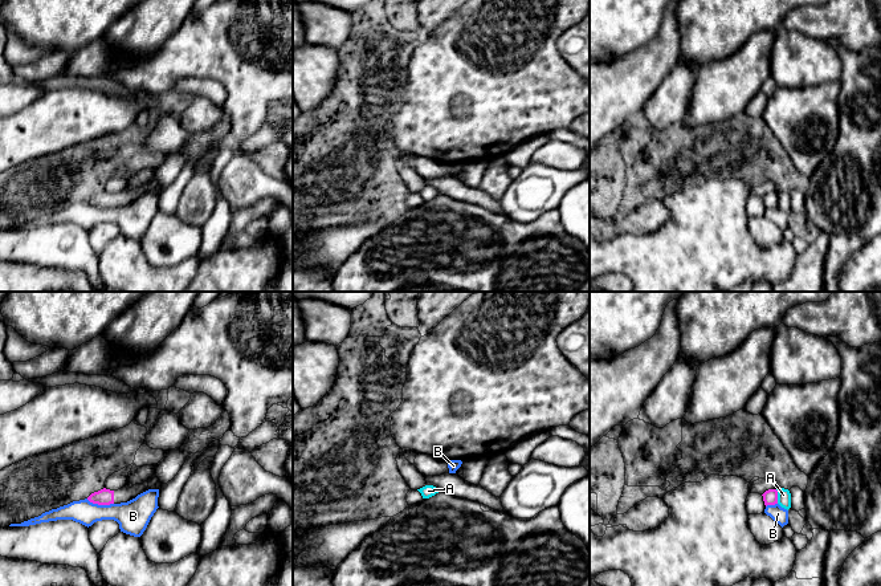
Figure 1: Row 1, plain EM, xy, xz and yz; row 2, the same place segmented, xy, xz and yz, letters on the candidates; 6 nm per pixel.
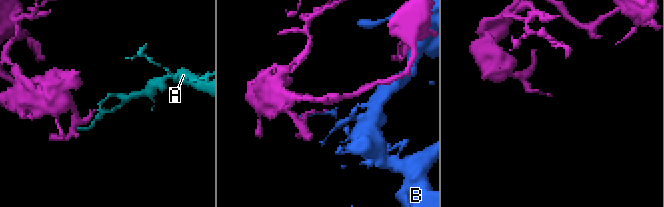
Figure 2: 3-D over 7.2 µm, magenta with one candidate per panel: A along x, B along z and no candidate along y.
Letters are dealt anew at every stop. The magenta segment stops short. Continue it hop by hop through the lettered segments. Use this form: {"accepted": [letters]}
{"accepted": []}

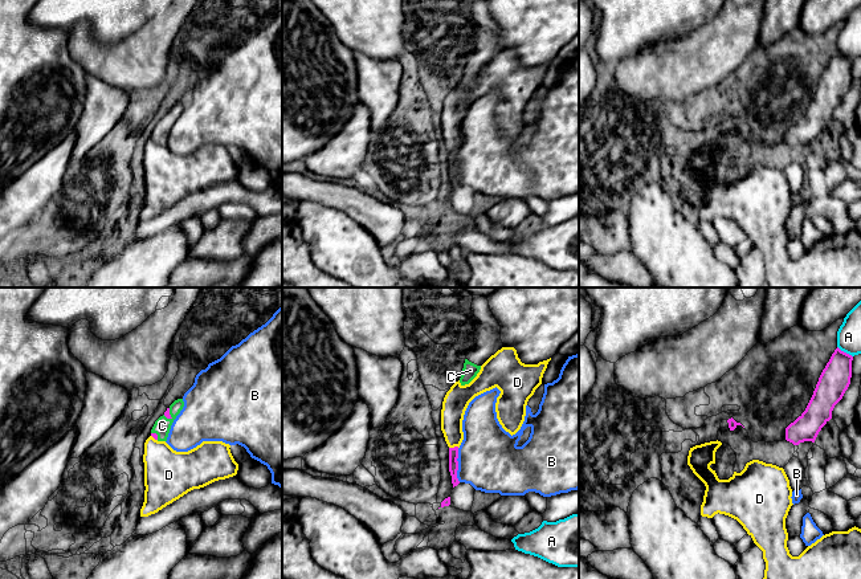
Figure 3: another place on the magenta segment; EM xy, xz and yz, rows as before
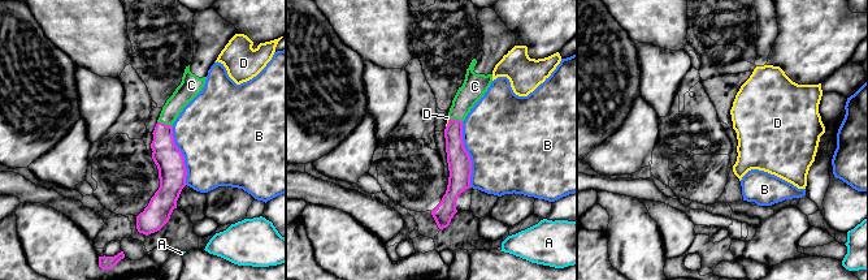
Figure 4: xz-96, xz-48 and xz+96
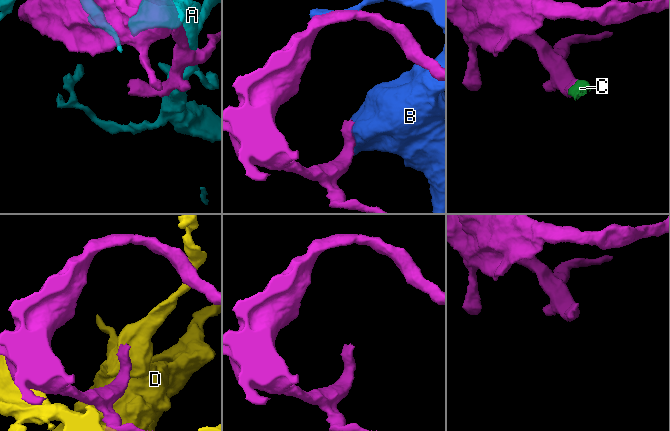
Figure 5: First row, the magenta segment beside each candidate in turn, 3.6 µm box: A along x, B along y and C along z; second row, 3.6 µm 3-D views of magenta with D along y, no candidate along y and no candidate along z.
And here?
{"accepted": ["C"]}

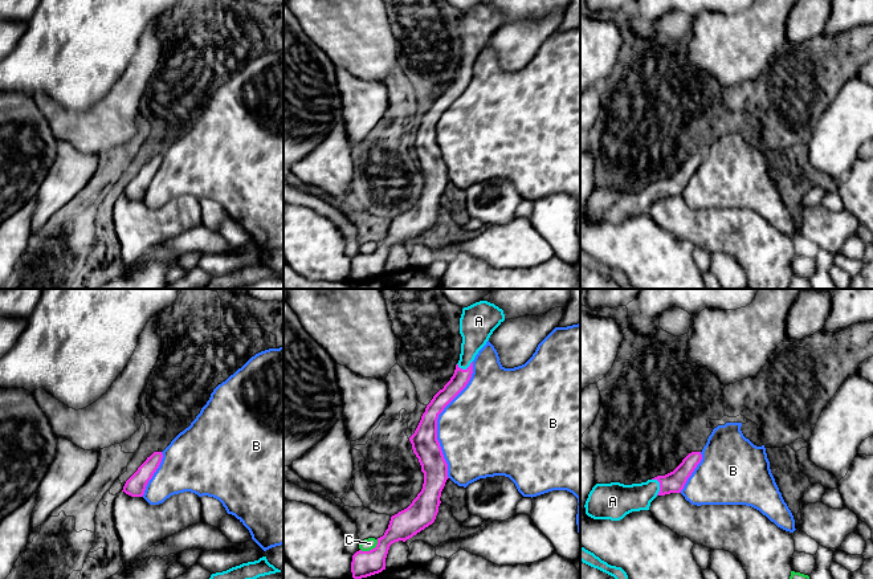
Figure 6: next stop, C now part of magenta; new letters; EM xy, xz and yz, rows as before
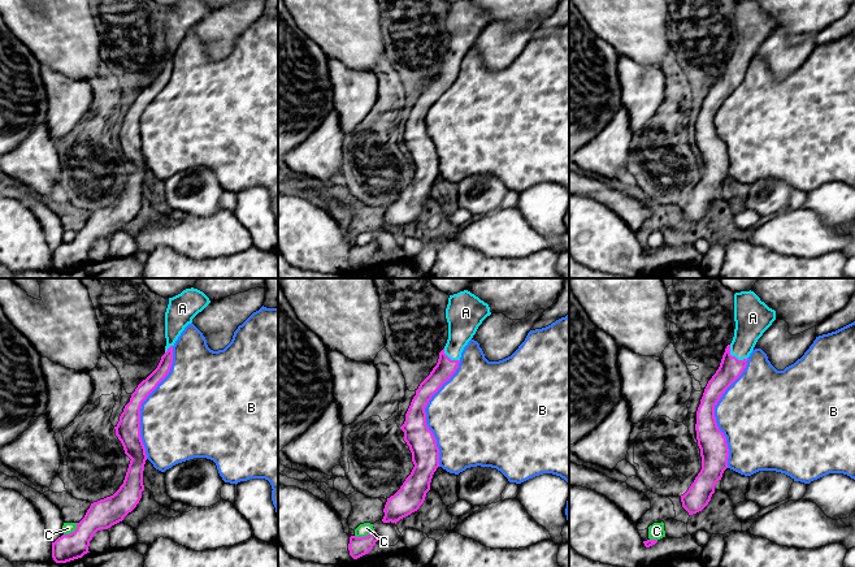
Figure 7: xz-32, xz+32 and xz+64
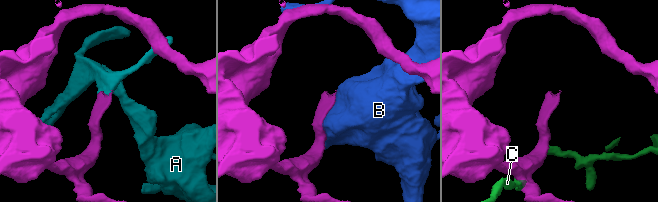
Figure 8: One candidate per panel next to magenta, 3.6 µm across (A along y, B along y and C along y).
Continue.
{"accepted": ["A"]}

